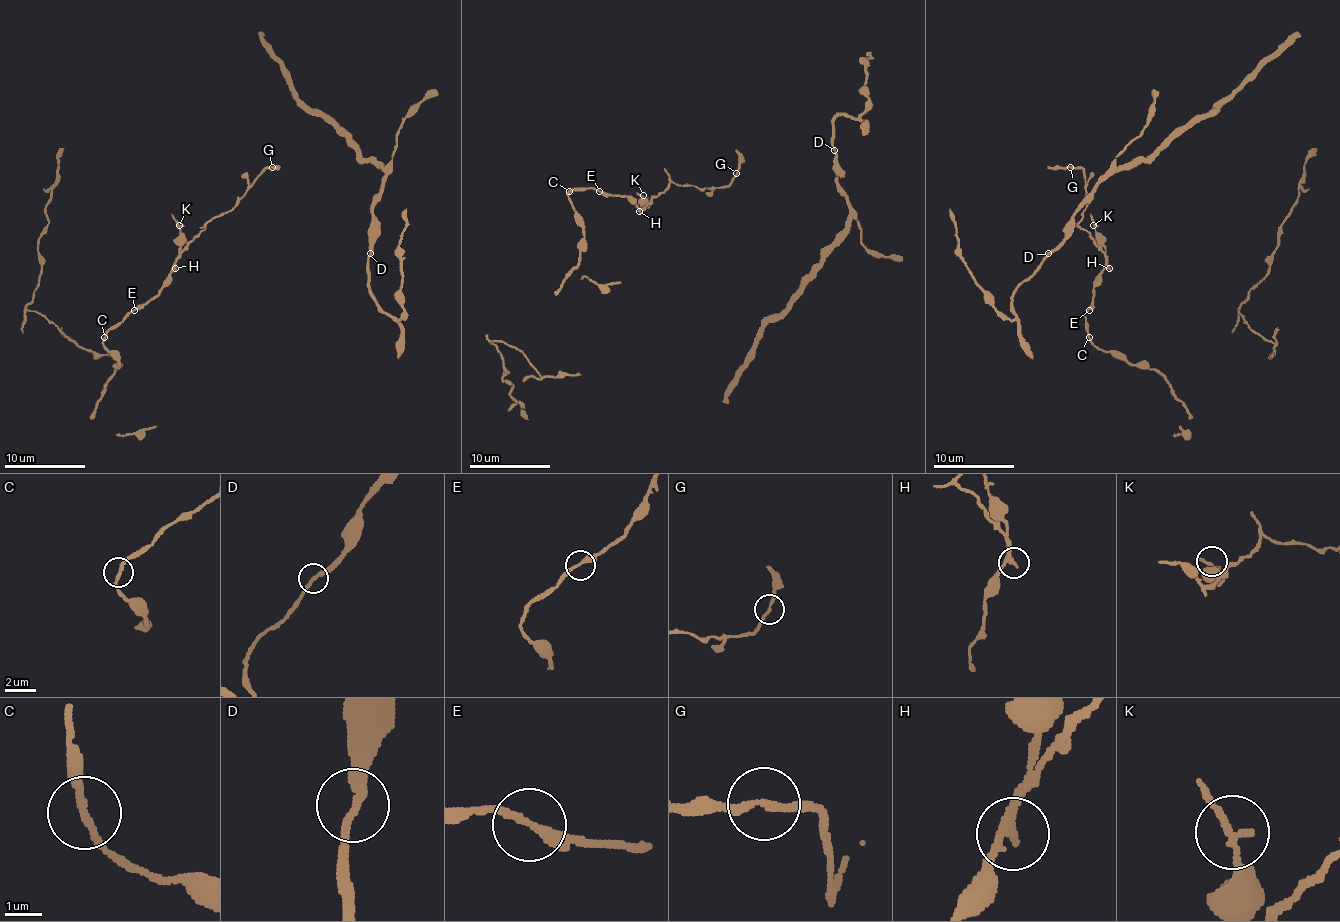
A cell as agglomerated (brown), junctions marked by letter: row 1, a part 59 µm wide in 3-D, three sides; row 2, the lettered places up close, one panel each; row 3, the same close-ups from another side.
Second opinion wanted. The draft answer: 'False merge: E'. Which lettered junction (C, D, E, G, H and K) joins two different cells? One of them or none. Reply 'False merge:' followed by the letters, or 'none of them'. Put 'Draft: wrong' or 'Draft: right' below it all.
False merge: none of them
Draft: wrong

